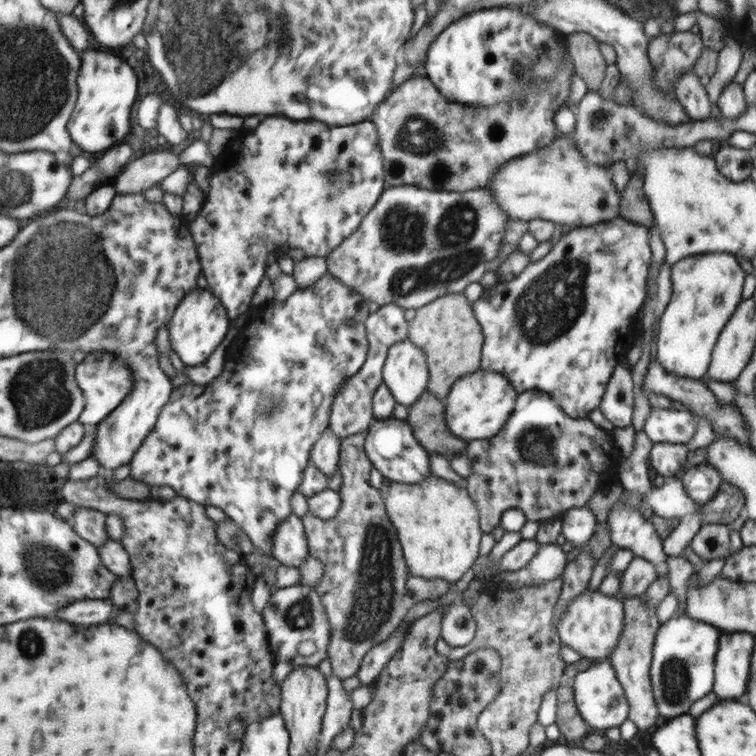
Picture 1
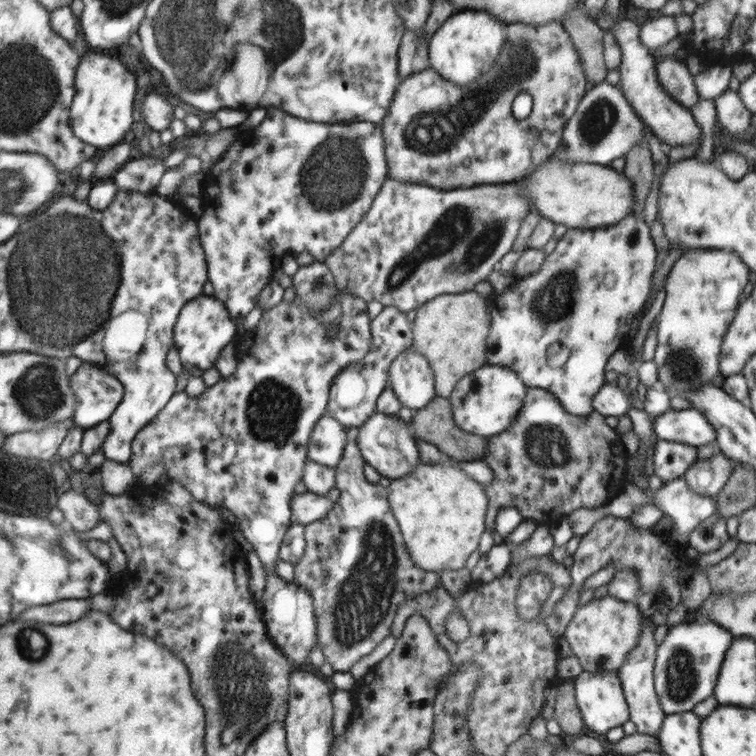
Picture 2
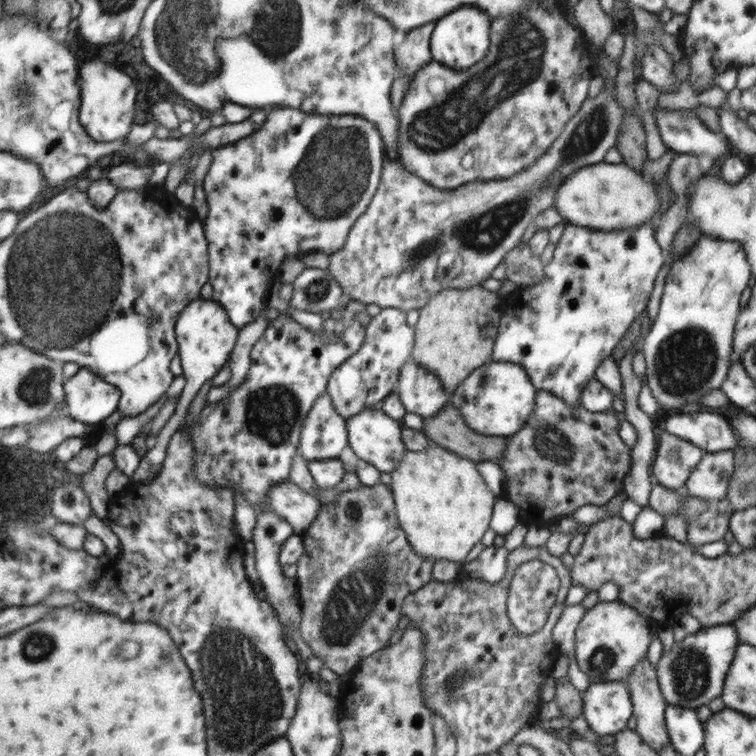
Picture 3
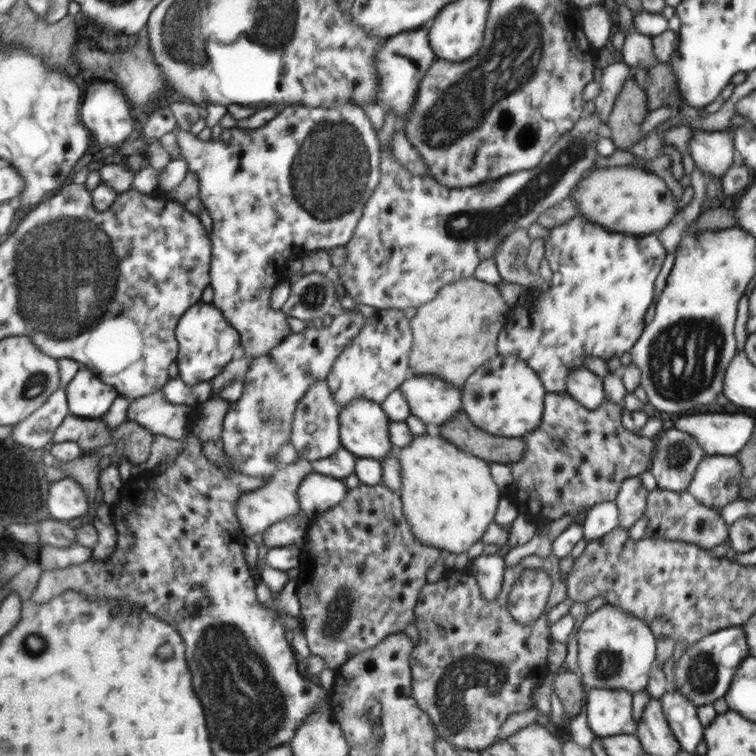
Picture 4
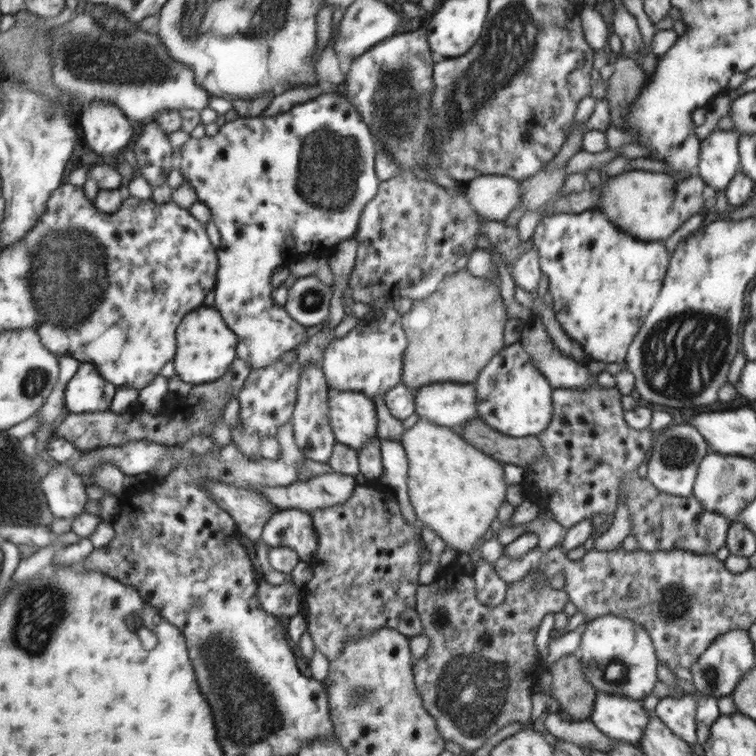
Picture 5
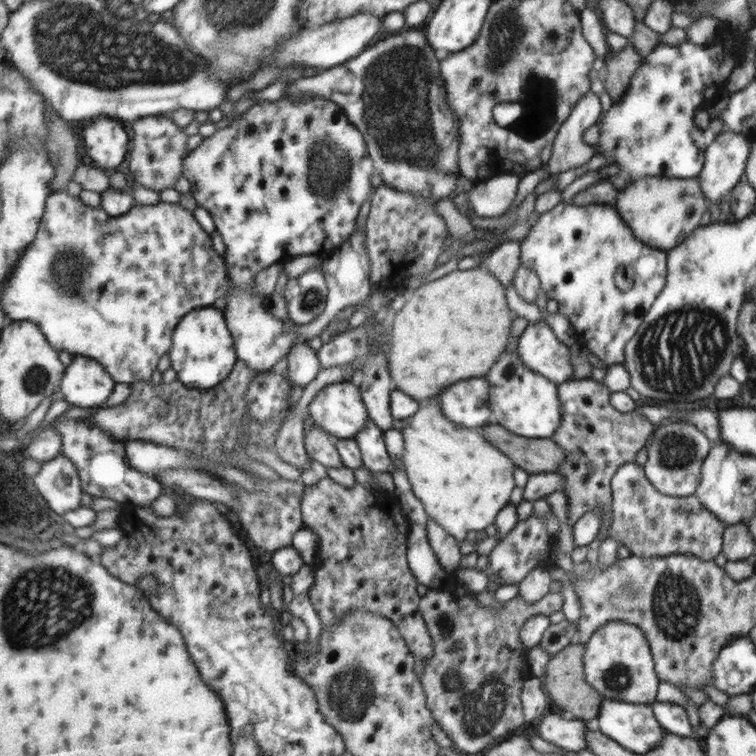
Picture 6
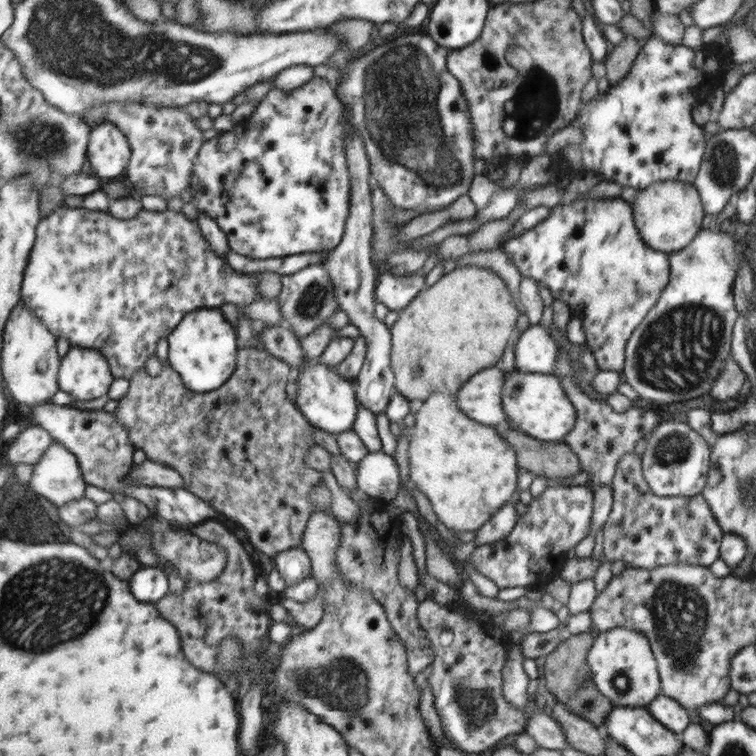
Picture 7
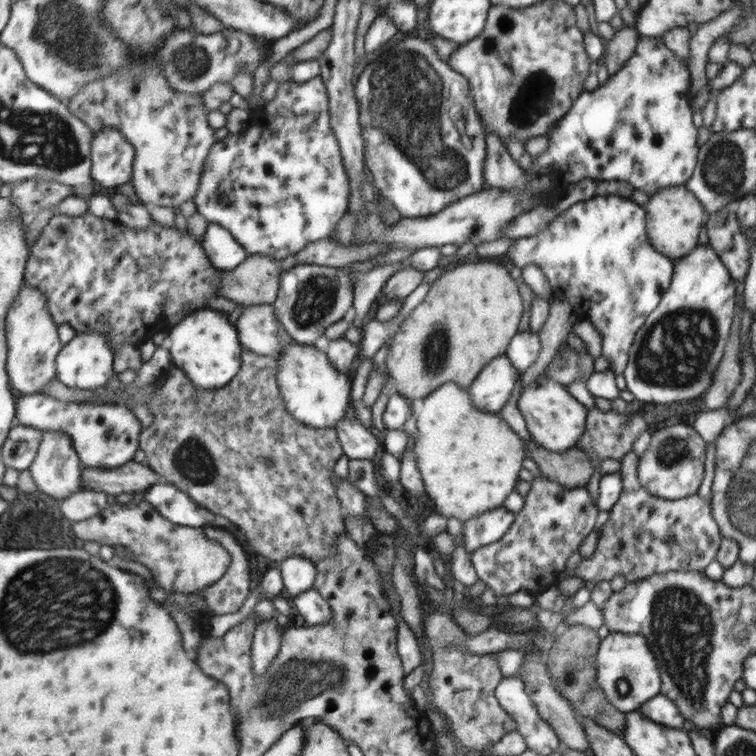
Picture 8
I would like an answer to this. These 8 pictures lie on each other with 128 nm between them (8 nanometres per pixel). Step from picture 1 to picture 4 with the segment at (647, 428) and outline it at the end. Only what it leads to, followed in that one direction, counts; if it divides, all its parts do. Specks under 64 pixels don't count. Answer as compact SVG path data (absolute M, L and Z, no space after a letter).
M702 413L686 415L673 428L689 433L709 455L736 456L749 442L755 422L744 413Z

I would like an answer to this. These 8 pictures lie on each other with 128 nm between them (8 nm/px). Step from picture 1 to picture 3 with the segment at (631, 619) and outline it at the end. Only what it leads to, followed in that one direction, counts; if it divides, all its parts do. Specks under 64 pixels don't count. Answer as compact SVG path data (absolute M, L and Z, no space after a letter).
M640 660L628 679L632 696L633 716L636 718L634 732L656 753L670 742L665 728L664 711L667 709L660 692L656 672L649 661Z

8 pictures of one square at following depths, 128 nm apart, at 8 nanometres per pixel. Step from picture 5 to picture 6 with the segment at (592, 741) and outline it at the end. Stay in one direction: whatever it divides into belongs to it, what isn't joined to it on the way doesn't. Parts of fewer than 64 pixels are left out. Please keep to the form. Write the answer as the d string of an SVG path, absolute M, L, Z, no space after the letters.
M559 715L548 716L542 724L535 725L534 730L545 742L562 748L567 752L577 752L586 748L585 721L581 719L562 719Z

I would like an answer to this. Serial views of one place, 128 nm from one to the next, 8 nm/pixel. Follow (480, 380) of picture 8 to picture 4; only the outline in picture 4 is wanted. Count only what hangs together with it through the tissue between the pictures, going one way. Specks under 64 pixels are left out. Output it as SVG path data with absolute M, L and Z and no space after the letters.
M430 375L409 376L399 386L410 414L424 424L440 426L462 410L458 387Z

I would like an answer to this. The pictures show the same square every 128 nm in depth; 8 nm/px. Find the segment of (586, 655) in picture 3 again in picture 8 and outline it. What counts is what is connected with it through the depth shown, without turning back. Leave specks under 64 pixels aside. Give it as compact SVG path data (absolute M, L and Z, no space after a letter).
M609 632L600 640L596 652L595 678L608 704L624 713L635 711L659 692L659 666L649 652L645 639L639 634Z

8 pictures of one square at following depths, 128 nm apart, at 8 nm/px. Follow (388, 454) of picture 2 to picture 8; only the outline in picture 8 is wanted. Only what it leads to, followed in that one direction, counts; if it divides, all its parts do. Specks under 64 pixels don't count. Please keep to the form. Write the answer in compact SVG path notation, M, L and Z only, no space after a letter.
M292 341L283 347L280 355L277 356L275 377L284 407L295 420L312 427L331 429L344 418L344 412L347 411L347 404L351 399L347 398L351 394L350 384L345 373L340 372L328 360L327 354L313 347L313 344L301 345Z

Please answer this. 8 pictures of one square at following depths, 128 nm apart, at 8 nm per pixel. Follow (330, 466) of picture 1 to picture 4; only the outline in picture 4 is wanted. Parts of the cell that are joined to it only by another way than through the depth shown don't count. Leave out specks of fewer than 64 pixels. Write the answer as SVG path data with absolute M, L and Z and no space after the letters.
M315 381L304 394L293 415L291 445L297 455L307 462L317 461L332 456L341 442L338 431L338 404L334 401L326 381Z

